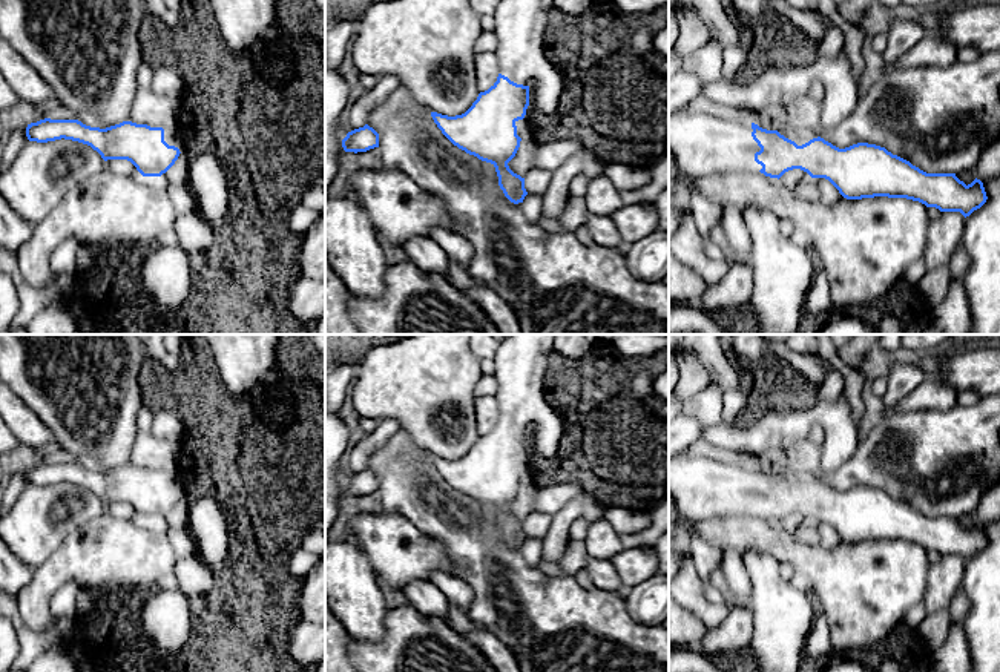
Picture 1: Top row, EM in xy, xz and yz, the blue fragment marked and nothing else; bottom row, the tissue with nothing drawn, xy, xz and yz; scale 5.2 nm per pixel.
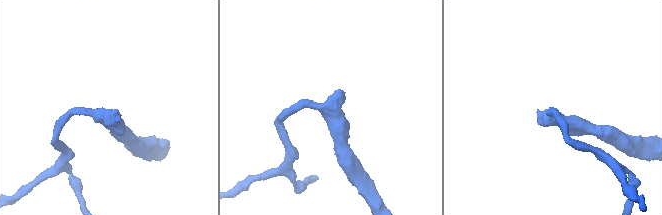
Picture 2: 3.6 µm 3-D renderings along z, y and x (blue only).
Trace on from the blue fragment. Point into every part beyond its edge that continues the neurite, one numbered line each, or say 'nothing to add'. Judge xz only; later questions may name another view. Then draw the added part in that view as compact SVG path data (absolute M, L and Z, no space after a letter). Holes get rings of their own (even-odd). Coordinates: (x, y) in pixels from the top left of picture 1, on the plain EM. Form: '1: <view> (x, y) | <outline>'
1: xz (520, 364) | M508 334L494 356L498 416L529 430L560 423L560 413L546 400L544 377L555 334Z

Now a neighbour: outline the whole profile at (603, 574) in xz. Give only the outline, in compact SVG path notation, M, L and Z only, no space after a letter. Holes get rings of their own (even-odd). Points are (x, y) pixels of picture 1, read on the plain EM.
M589 557L584 571L590 575L594 588L626 594L627 588L623 585L610 560Z

